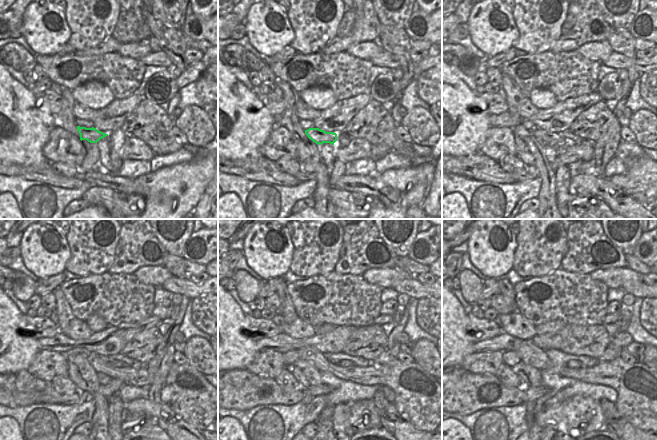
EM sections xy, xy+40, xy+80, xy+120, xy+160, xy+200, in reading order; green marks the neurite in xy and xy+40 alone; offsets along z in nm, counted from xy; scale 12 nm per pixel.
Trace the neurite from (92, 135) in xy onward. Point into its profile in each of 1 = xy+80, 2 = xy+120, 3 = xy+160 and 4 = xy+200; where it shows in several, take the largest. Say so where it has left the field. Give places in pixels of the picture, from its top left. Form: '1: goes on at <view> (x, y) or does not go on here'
1: goes on at xy+80 (544, 137)
2: goes on at xy+120 (104, 358)
3: goes on at xy+160 (344, 363)
4: goes on at xy+200 (572, 363)

